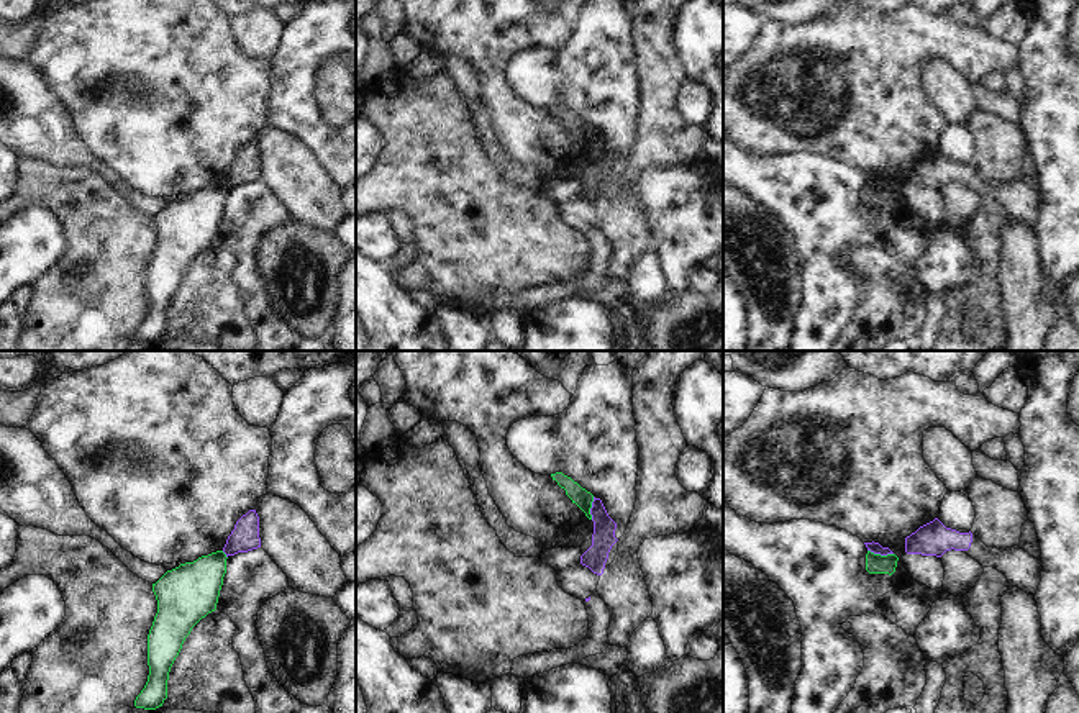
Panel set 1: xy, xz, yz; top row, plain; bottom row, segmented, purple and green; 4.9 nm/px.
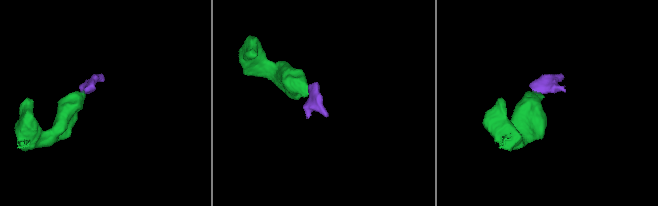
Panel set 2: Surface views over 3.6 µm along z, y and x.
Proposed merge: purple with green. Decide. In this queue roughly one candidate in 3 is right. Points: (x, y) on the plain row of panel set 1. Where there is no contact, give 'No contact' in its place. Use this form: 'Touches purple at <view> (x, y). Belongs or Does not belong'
Touches purple at yz (881, 187). Does not belong

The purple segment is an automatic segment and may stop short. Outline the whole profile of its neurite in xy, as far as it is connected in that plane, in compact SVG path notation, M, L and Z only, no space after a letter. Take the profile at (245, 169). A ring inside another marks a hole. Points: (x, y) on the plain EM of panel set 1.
M249 143L236 154L234 162L226 172L223 185L228 190L238 185L248 185L257 180L261 180L259 149L256 143Z

